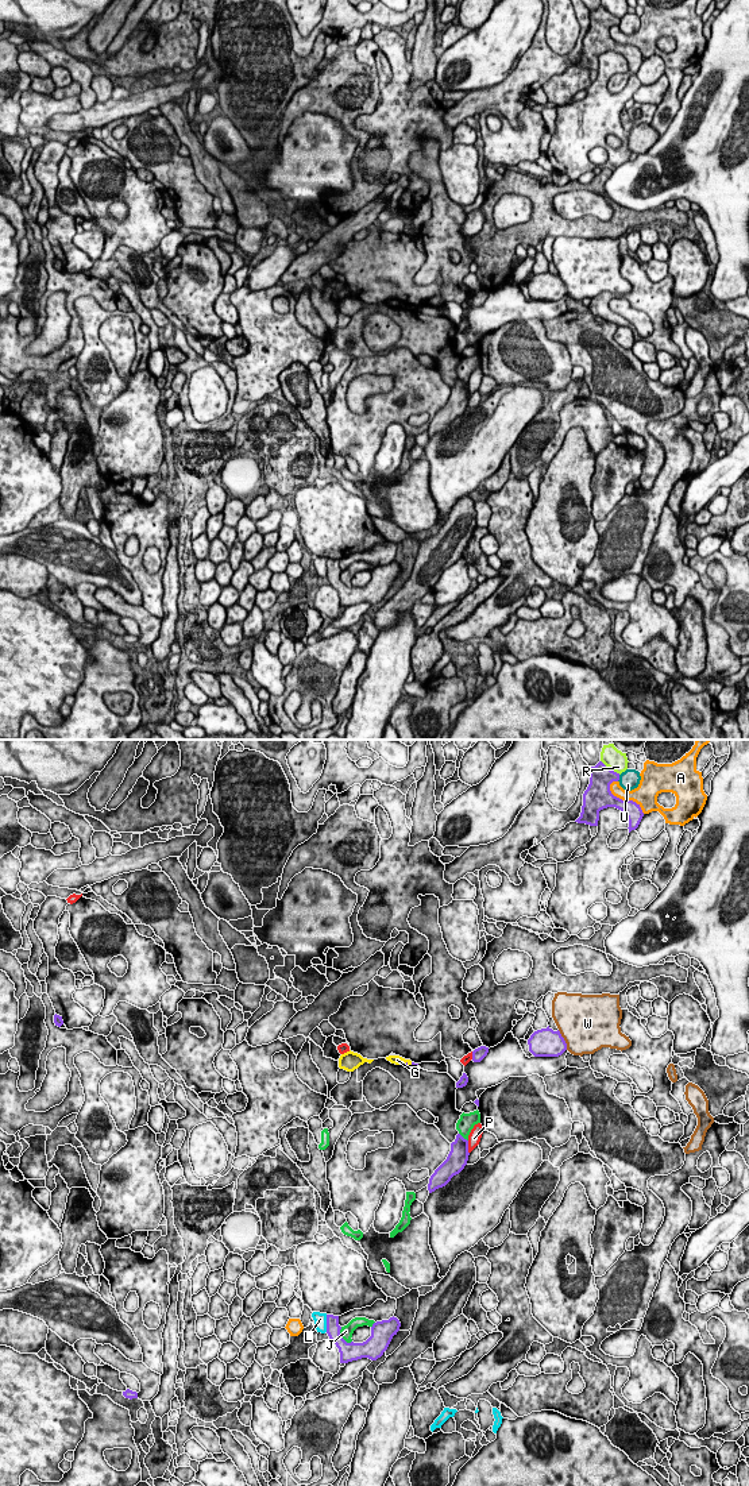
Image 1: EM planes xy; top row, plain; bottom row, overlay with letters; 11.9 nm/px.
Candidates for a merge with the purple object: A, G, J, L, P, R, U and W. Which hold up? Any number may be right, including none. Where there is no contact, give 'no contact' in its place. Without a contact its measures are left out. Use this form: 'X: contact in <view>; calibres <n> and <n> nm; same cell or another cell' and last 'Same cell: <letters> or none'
A: contact in xy; calibres 200 and 280 nm; another cell
G: no contact; another cell
J: contact in xy; calibres 220 and 140 nm; another cell
L: contact in xy; calibres 160 and 160 nm; another cell
P: contact in xy; calibres 240 and 160 nm; another cell
R: contact in xy; calibres 280 and 240 nm; another cell
U: contact in xy; calibres 280 and 240 nm; another cell
W: contact in xy; calibres 340 and 480 nm; another cell
Same cell: none

